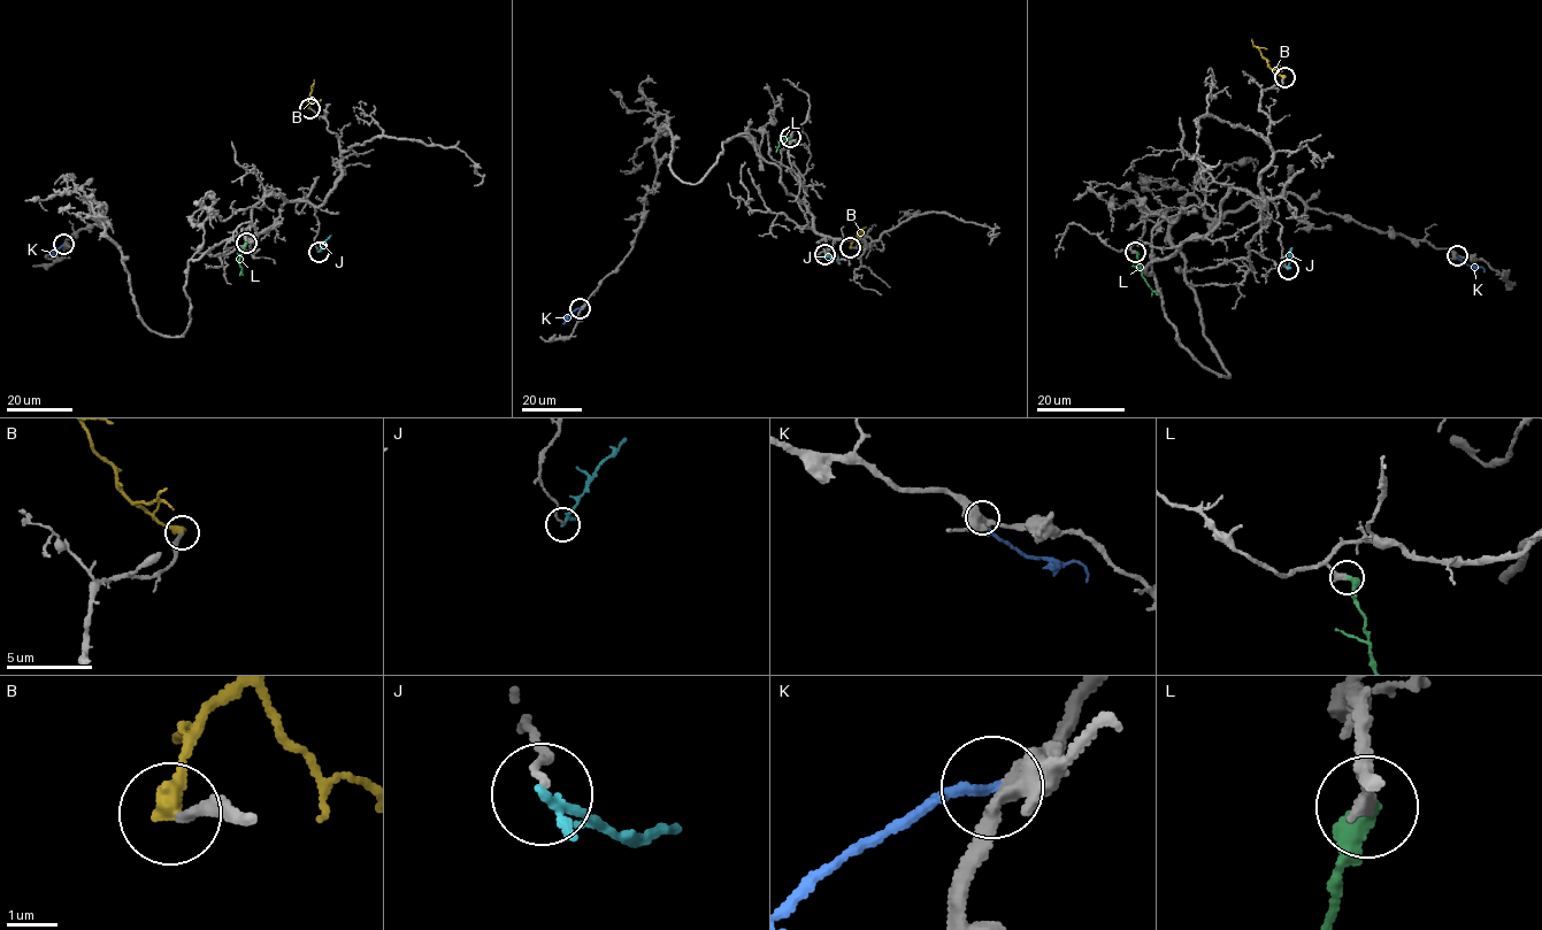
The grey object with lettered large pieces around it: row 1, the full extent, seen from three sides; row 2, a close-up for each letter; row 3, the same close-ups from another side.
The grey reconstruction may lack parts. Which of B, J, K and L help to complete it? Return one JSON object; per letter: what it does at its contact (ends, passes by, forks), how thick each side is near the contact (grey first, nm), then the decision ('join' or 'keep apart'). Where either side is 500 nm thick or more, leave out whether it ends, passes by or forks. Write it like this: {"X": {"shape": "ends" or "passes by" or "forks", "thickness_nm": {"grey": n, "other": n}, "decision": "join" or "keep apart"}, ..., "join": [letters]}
{"B": {"shape": "ends", "thickness_nm": {"grey": 200, "other": 400}, "decision": "keep apart"}, "J": {"shape": "ends", "thickness_nm": {"grey": 110, "other": 190}, "decision": "keep apart"}, "K": {"shape": "ends", "thickness_nm": {"grey": 400, "other": 190}, "decision": "keep apart"}, "L": {"shape": "ends", "thickness_nm": {"grey": 280, "other": 420}, "decision": "join"}, "join": ["L"]}

